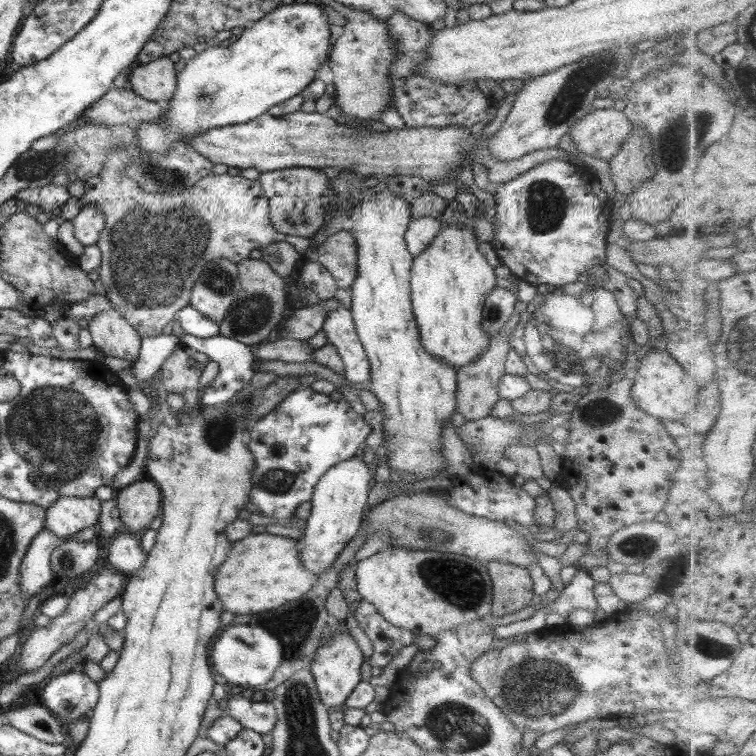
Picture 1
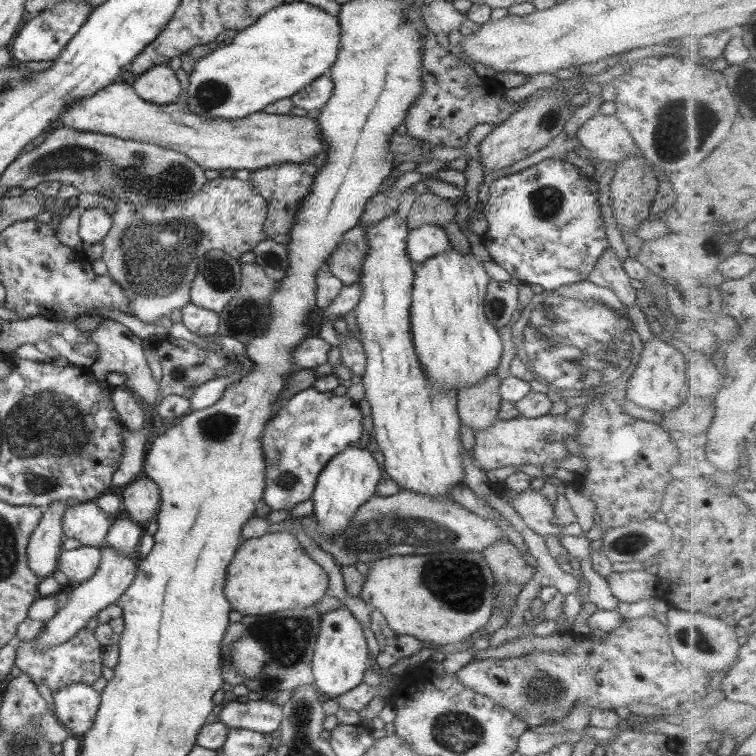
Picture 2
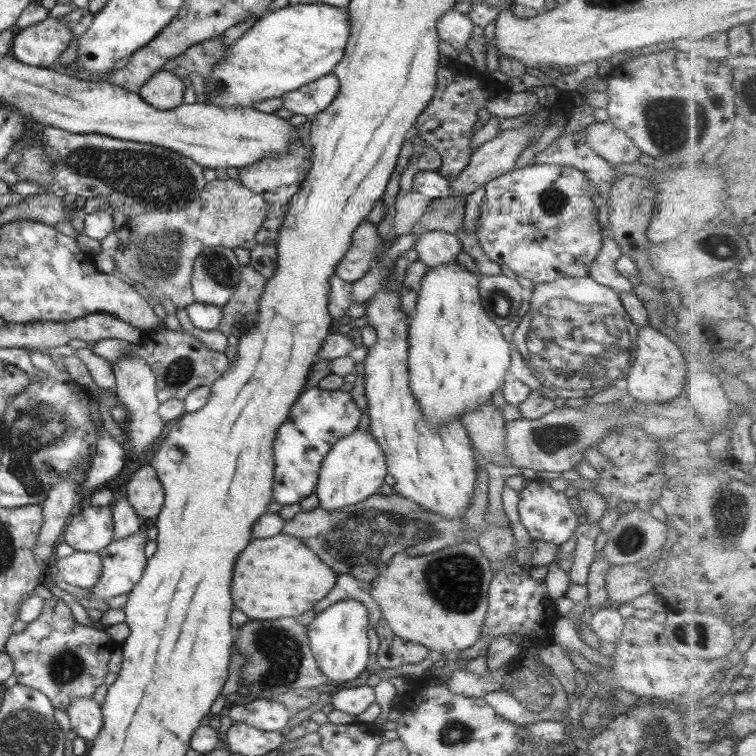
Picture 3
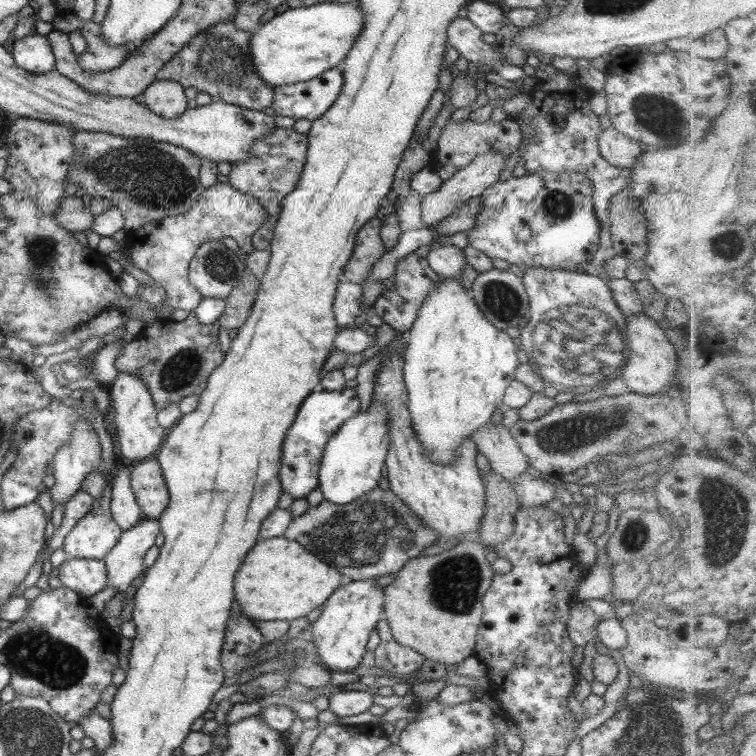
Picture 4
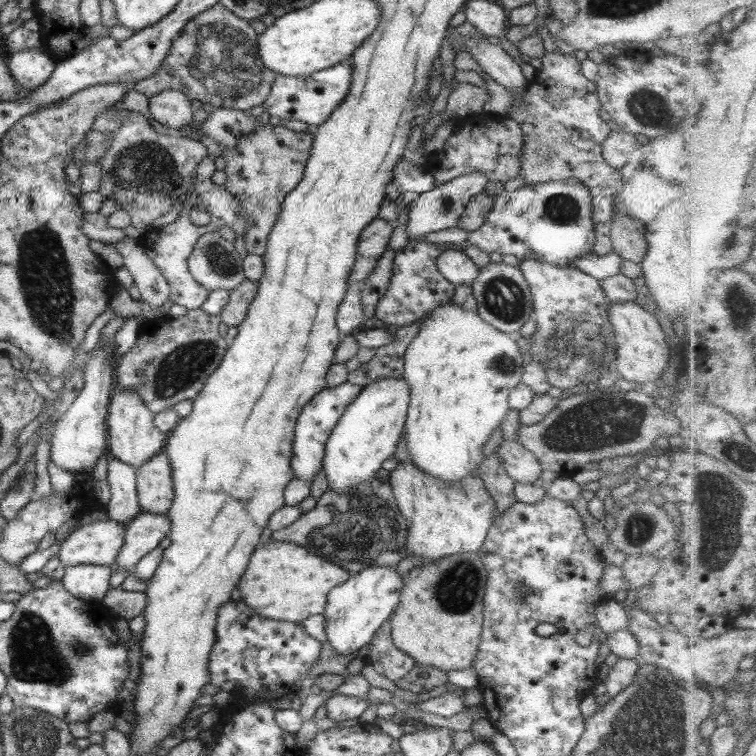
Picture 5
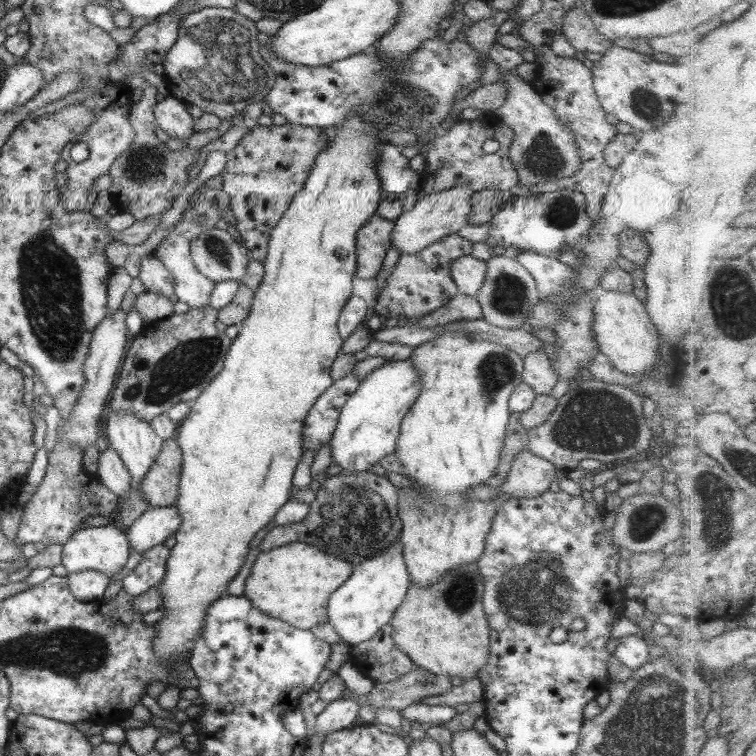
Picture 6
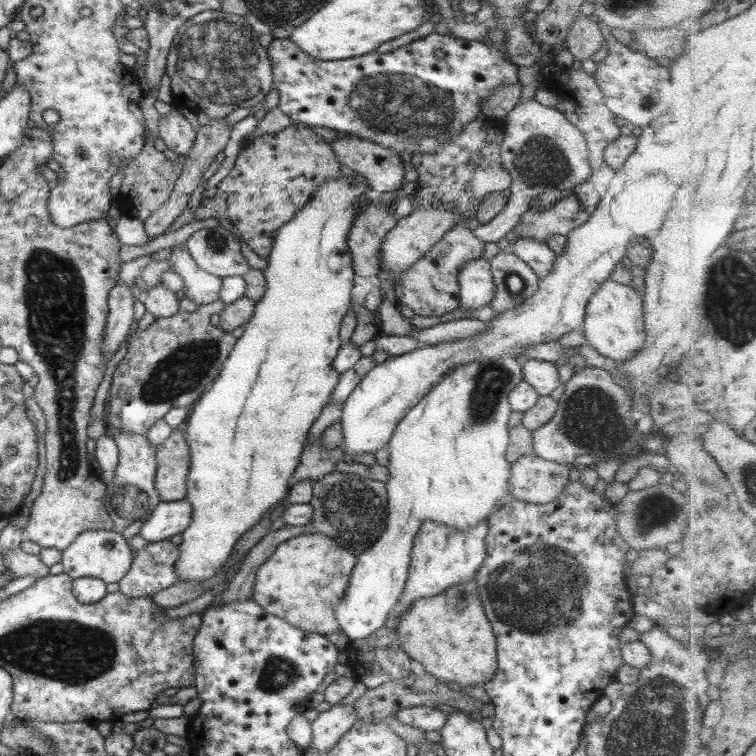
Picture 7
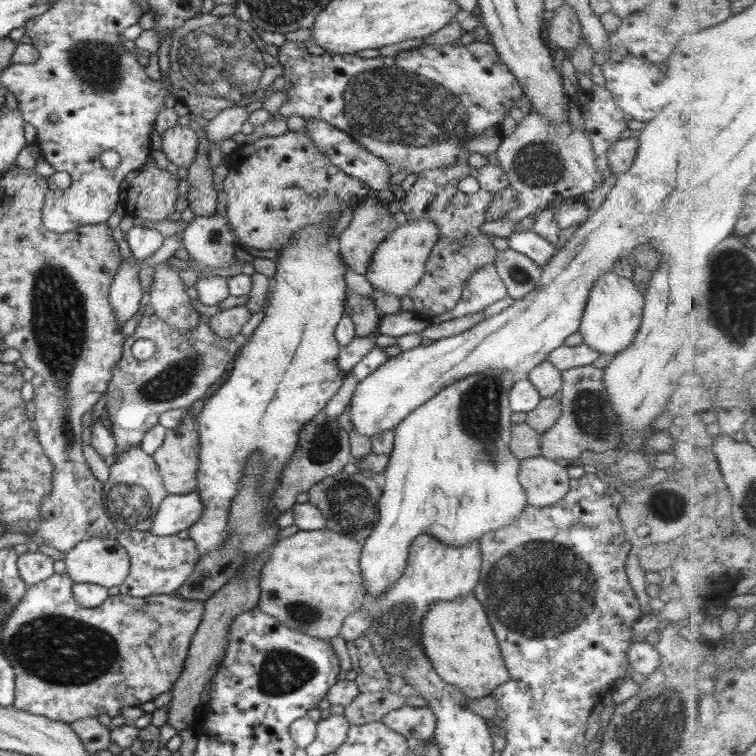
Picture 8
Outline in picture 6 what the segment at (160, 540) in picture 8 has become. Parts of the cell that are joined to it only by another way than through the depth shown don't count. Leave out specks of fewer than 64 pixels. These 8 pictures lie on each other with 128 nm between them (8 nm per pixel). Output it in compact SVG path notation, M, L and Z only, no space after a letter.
M157 544L141 553L141 560L132 571L122 578L122 589L132 597L151 587L159 586L165 574L165 565L170 550Z

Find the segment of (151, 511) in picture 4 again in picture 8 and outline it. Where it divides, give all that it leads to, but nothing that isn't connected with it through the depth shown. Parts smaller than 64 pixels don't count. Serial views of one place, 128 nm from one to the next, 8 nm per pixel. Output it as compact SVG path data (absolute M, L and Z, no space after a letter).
M185 412L183 418L179 420L177 426L166 429L163 442L153 452L152 459L158 466L159 474L167 495L169 494L187 494L196 490L197 467L199 466L199 440L197 438L197 415Z

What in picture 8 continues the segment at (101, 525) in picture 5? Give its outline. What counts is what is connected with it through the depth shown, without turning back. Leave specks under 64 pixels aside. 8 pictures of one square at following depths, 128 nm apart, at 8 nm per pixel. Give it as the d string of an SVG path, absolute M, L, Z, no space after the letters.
M93 537L77 542L68 553L64 553L65 574L73 584L89 583L113 588L119 586L128 575L129 557L125 549L117 543L116 537Z

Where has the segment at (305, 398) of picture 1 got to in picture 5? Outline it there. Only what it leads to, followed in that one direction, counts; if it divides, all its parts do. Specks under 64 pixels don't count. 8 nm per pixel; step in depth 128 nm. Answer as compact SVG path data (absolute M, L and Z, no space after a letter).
M345 381L339 386L321 389L313 395L313 398L300 410L294 424L293 441L291 443L291 472L293 478L299 478L303 482L310 482L315 478L315 474L321 470L323 455L325 452L325 441L329 438L330 430L335 426L338 418L343 415L346 407L352 402L353 398L361 392L362 386L350 384Z

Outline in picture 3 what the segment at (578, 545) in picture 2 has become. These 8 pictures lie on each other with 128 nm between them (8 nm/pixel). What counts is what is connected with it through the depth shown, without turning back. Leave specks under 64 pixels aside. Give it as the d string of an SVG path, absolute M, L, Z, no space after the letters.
M526 479L525 486L518 491L516 508L520 523L532 540L543 540L560 545L571 536L582 517L580 511L569 508L568 499L563 492L549 487L547 480Z

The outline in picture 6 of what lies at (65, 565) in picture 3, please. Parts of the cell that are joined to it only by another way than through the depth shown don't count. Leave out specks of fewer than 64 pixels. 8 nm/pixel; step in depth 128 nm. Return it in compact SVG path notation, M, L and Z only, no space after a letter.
M97 570L67 574L69 592L80 602L102 599L103 590L109 586L109 577Z

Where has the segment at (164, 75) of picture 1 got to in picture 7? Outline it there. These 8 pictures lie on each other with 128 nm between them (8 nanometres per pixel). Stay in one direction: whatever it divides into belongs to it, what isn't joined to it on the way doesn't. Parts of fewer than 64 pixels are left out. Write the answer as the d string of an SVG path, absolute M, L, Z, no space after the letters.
M172 104L172 107L168 114L159 117L158 138L165 143L167 149L185 157L193 147L196 129L190 126L177 106Z

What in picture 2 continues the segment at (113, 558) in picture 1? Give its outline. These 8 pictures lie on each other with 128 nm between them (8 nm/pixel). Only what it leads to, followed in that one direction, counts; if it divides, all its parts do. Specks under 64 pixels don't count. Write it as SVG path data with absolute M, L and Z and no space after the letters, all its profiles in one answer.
M121 512L110 523L104 544L121 556L133 556L137 554L137 546L144 533L143 530L144 526L133 522L126 513Z

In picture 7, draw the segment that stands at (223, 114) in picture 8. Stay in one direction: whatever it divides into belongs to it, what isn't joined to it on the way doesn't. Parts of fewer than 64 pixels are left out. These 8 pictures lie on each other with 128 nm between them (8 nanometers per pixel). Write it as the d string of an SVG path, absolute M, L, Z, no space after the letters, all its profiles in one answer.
M224 118L209 119L209 123L206 126L201 126L196 129L196 136L193 142L193 147L189 150L189 153L184 157L184 163L182 164L182 172L174 182L173 191L169 194L167 201L159 208L149 215L144 221L143 230L147 238L152 239L160 234L167 232L167 227L181 215L183 209L186 208L187 202L190 200L192 192L200 185L203 173L211 162L215 155L224 150L224 147L229 140L230 130L224 123Z

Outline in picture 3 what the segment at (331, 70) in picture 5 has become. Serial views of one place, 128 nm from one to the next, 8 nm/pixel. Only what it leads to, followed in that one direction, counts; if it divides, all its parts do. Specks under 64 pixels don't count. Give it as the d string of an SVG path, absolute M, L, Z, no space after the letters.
M332 72L325 74L313 82L300 86L297 90L281 94L282 108L290 110L293 114L313 117L331 104L337 95L338 86L339 82Z

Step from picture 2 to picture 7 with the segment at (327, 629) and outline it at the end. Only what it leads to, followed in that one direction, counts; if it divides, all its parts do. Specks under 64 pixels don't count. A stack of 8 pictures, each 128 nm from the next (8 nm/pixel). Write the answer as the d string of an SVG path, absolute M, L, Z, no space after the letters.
M499 357L499 360L479 360L455 365L406 413L390 434L387 442L389 457L386 468L389 479L385 482L385 528L371 546L357 555L345 596L334 610L338 631L341 631L348 641L355 640L360 643L384 626L389 612L401 596L407 578L413 537L419 530L421 521L435 521L461 533L477 525L481 519L489 517L489 513L499 509L499 504L511 498L511 464L504 457L508 445L508 419L511 412L508 394L523 381L520 367L521 361L515 357Z

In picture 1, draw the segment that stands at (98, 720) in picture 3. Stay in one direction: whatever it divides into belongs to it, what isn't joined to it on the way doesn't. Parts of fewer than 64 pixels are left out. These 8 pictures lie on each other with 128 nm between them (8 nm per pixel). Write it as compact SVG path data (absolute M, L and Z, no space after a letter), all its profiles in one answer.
M61 673L46 680L41 698L46 708L63 722L88 717L97 703L99 690L84 673Z

